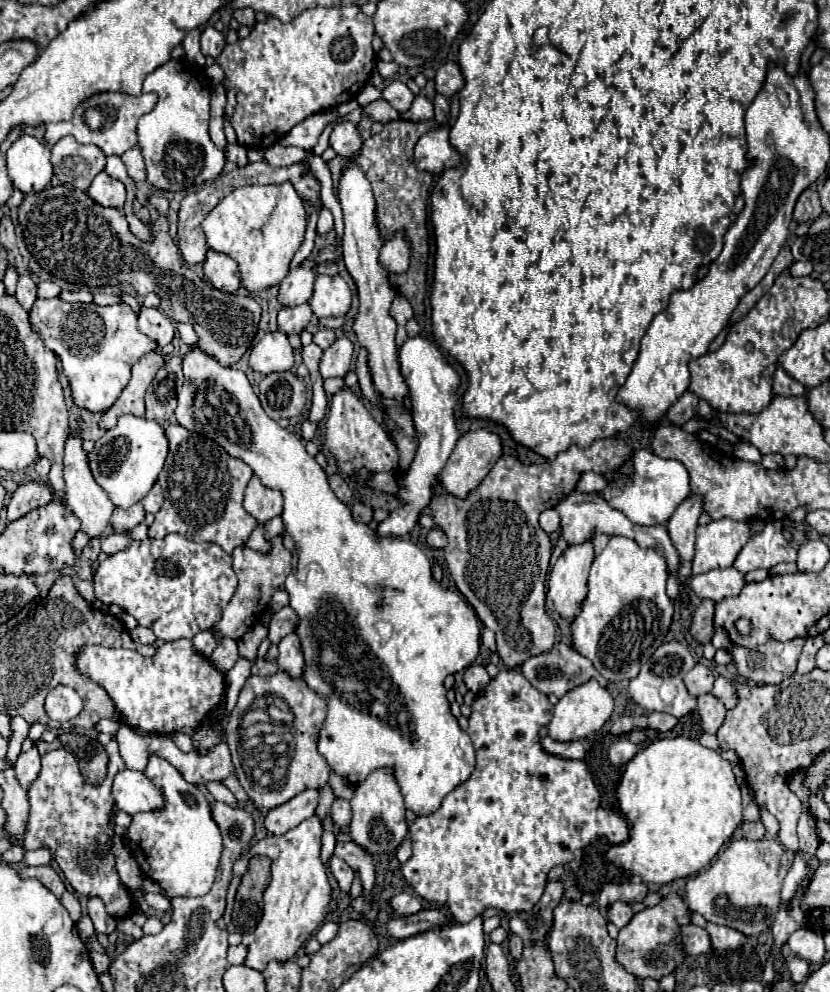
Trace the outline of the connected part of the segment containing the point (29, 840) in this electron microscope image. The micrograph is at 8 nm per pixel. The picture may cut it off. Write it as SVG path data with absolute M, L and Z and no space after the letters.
M115 738L105 746L105 750L109 757L107 776L98 786L92 786L82 778L78 772L78 762L68 750L60 748L42 756L40 776L28 790L30 820L22 846L26 850L48 848L52 860L58 864L74 892L84 898L100 898L108 914L120 920L136 912L134 896L120 880L116 858L112 854L112 814L116 804L112 800L112 780L116 772L122 772L126 766Z

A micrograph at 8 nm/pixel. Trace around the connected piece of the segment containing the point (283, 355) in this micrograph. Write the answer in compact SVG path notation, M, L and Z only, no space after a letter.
M268 332L250 352L250 368L262 374L286 372L294 366L294 350L284 332Z

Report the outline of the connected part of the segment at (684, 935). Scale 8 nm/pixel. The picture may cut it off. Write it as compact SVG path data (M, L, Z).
M686 924L684 928L680 928L680 940L684 944L684 952L690 956L700 956L700 954L706 954L710 950L708 934L700 926Z

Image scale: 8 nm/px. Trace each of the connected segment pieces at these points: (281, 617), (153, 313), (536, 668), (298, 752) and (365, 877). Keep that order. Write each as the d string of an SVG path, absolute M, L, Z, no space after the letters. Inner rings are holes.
M284 606L280 612L276 612L272 616L272 622L270 622L270 628L268 628L270 642L278 644L284 636L288 636L288 632L294 632L296 622L298 622L298 616L290 606Z
M140 308L138 330L156 340L160 346L170 344L174 338L174 322L168 316L164 316L158 308Z
M562 642L554 644L554 648L552 648L548 654L540 654L540 656L536 656L536 658L526 660L526 662L522 664L522 674L524 674L524 678L528 678L528 682L530 682L536 690L540 690L540 692L544 692L544 694L548 694L548 696L550 696L550 694L556 694L558 698L562 698L566 692L570 692L572 688L576 688L576 686L592 680L592 678L596 678L600 684L604 684L604 688L608 688L608 684L610 684L608 680L604 680L604 676L600 676L600 674L596 672L596 668L592 666L592 662L590 662L588 658L580 656L576 650L572 650L570 646L566 646L566 644L562 644Z
M276 672L272 676L250 676L246 680L244 688L240 690L236 708L230 712L226 740L232 754L232 764L236 768L236 778L240 786L244 788L244 792L248 794L248 798L252 800L252 804L256 806L256 810L268 812L308 788L322 790L328 784L330 768L326 760L318 754L318 736L320 736L320 724L324 724L324 716L326 716L326 698L314 694L302 678L292 680L284 672ZM266 694L280 696L290 706L290 712L294 714L294 754L292 754L290 764L288 760L274 762L274 758L266 754L248 754L244 752L244 748L240 748L240 718L252 706L256 698L266 696Z
M338 842L334 856L342 858L350 868L360 872L362 886L364 886L364 898L370 900L372 898L370 892L372 892L372 886L374 886L374 880L372 880L372 856L368 856L368 852L364 852L364 848L360 848L358 844L352 844L352 842Z

